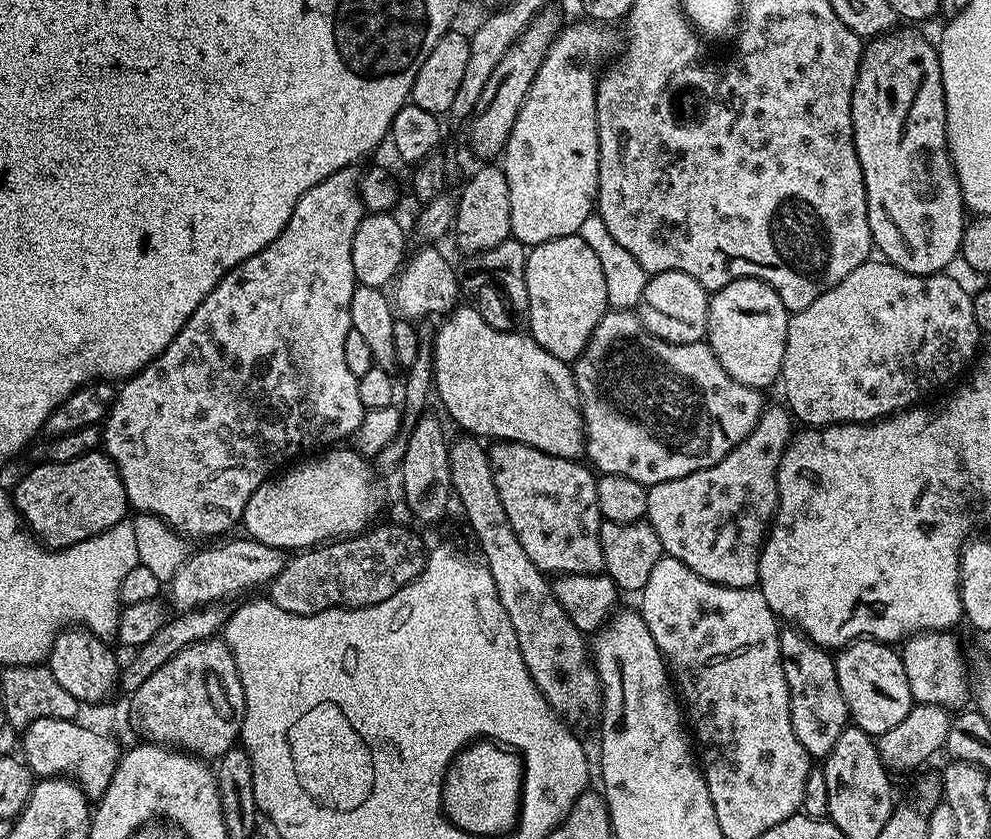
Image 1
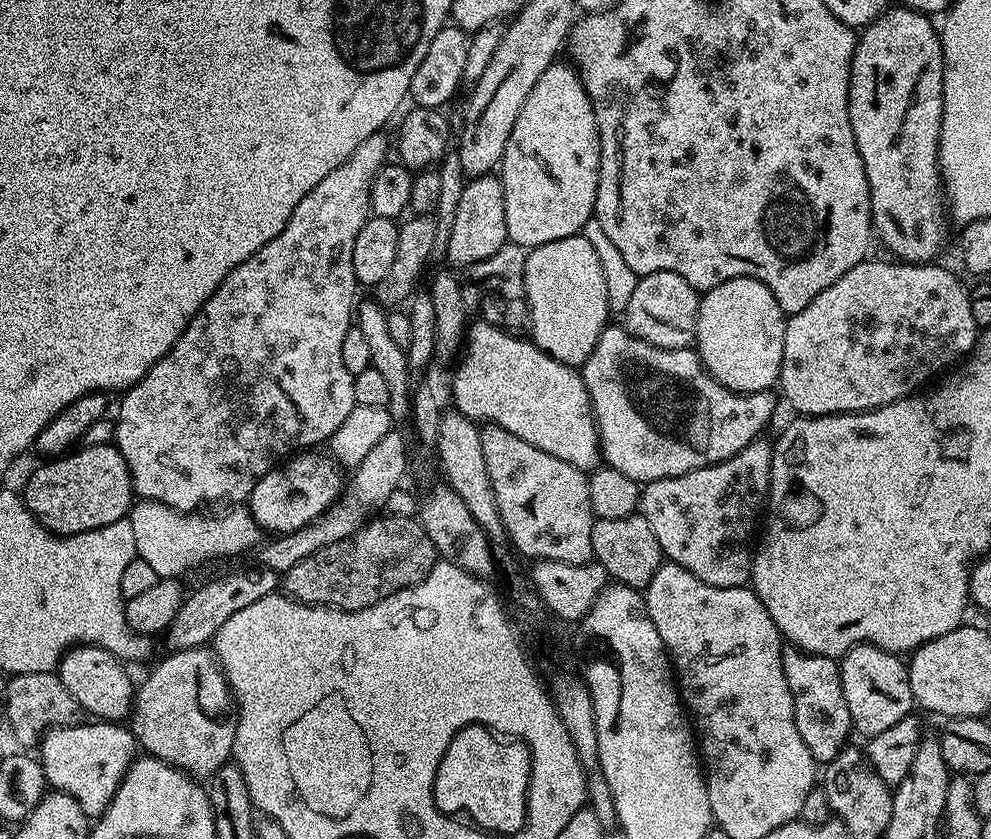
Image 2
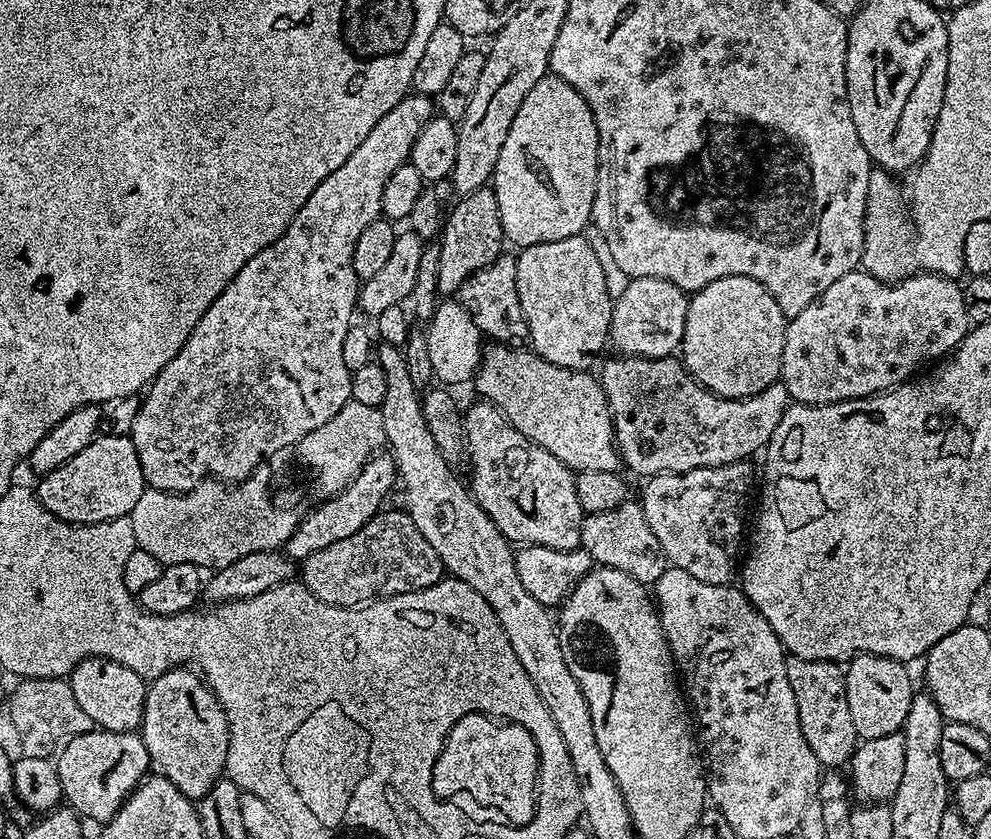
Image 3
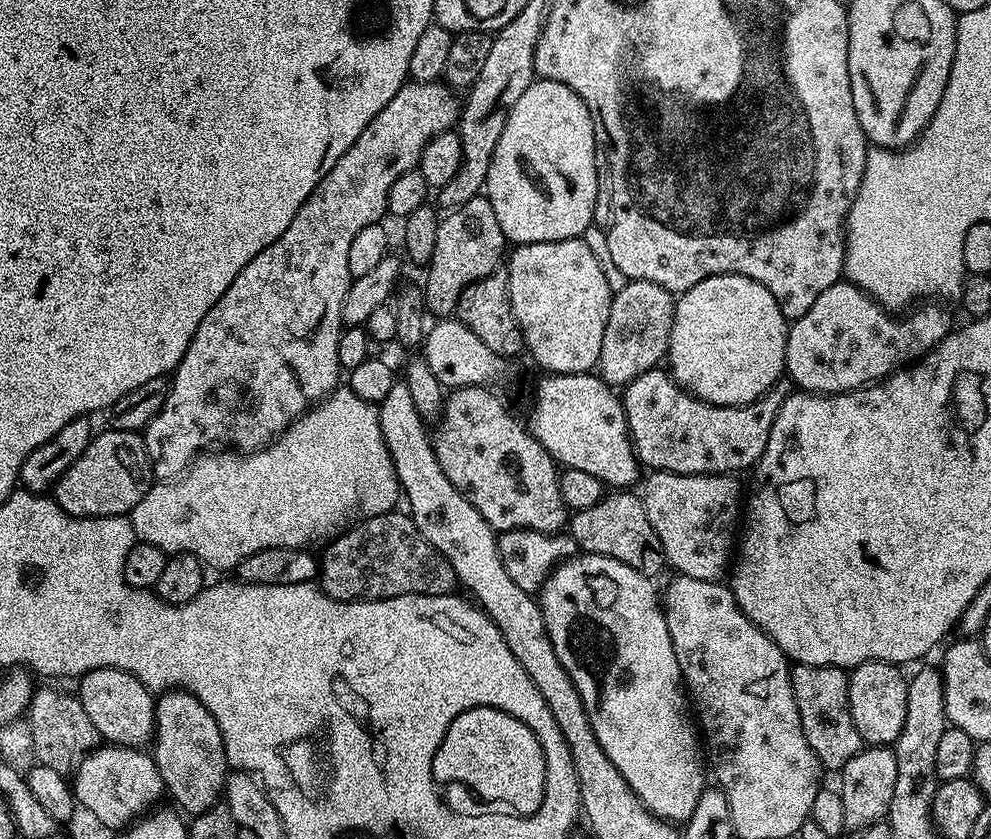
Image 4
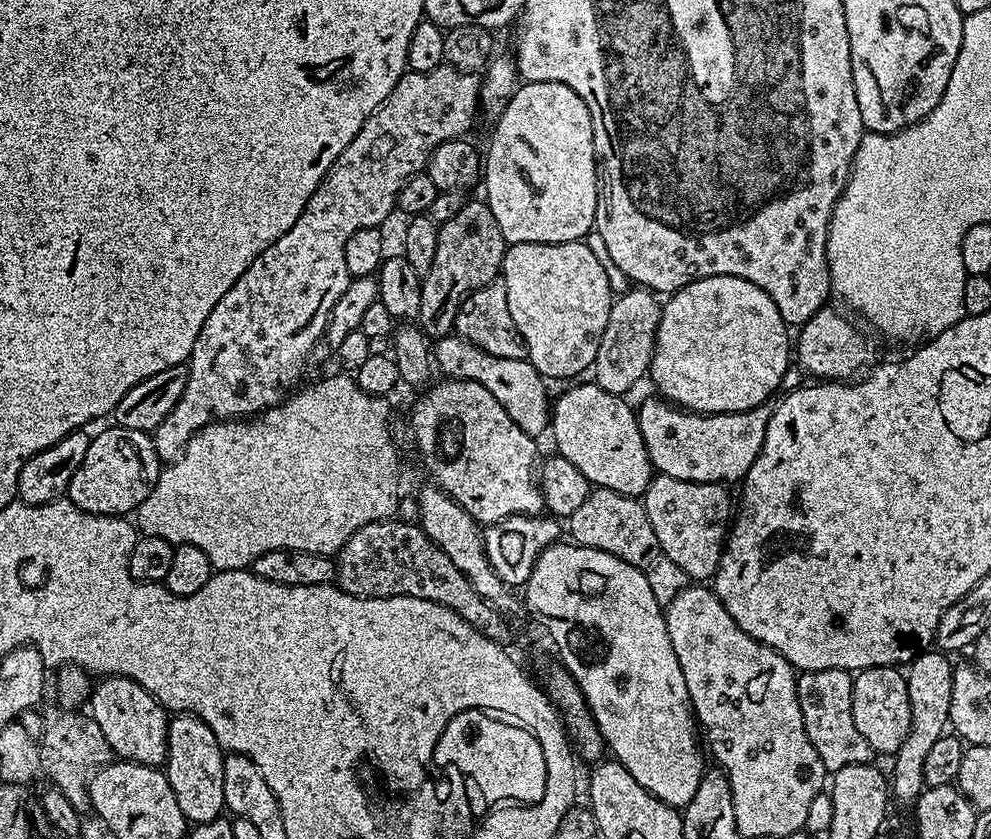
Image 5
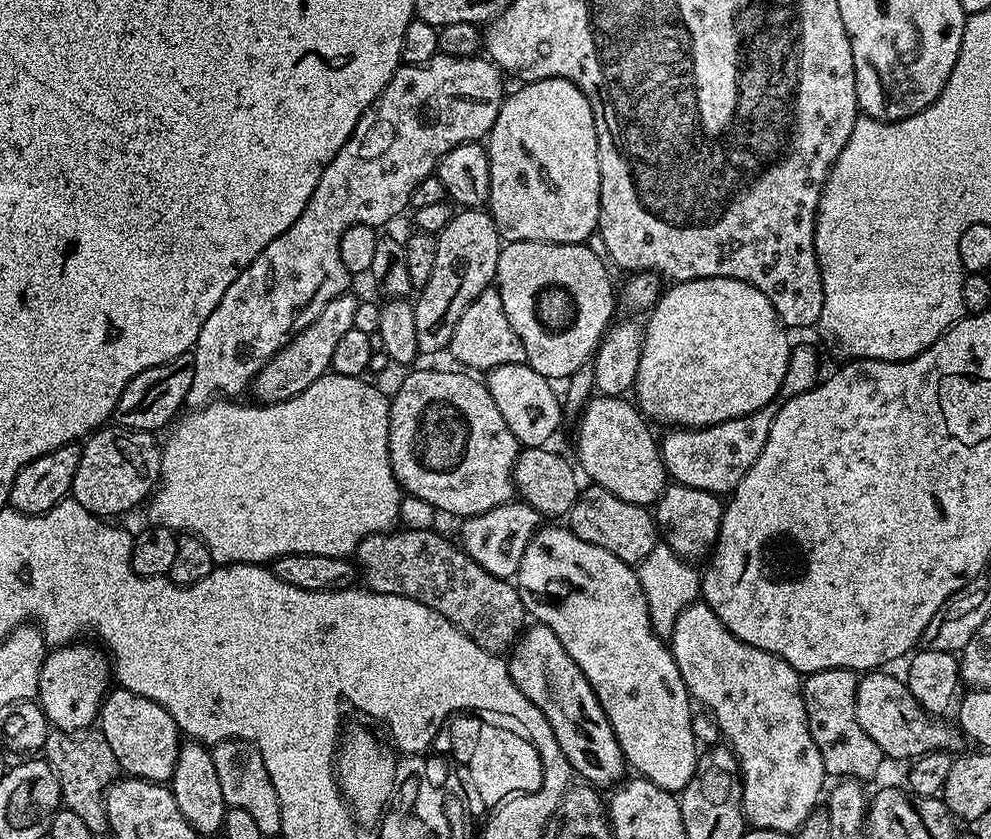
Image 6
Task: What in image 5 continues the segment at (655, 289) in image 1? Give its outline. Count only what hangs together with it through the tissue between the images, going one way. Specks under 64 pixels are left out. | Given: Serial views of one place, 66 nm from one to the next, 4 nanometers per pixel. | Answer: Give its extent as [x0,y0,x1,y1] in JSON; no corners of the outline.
[593,288,661,395]

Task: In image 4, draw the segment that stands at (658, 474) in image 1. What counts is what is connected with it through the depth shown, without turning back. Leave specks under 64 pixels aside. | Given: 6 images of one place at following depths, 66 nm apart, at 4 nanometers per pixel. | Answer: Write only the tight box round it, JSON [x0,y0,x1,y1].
[622,366,794,476]

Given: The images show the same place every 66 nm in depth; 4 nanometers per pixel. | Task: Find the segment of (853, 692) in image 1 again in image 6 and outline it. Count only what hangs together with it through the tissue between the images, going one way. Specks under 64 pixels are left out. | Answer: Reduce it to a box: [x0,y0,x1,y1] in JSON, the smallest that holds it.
[856,670,962,761]

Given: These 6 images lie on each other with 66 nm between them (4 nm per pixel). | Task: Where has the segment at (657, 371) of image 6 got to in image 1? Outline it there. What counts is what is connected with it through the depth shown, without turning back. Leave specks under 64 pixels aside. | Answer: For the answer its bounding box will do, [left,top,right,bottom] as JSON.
[706,280,790,390]

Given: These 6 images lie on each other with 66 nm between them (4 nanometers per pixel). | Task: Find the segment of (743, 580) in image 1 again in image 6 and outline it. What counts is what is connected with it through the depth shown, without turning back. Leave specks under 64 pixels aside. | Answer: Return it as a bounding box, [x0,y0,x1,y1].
[654,482,724,562]

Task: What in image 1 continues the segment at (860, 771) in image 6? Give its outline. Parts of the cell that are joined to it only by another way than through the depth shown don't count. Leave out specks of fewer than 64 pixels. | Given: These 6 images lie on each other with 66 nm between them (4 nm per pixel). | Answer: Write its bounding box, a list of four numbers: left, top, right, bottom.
[780,626,850,757]

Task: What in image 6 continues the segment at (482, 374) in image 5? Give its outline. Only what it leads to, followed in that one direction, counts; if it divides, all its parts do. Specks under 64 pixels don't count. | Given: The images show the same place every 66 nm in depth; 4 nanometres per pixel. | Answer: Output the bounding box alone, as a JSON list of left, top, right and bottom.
[487,363,562,448]

